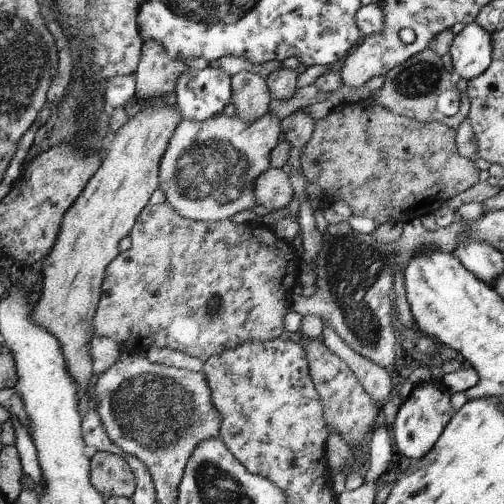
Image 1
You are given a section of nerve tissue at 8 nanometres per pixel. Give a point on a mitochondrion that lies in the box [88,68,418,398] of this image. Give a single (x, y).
(213, 173)

